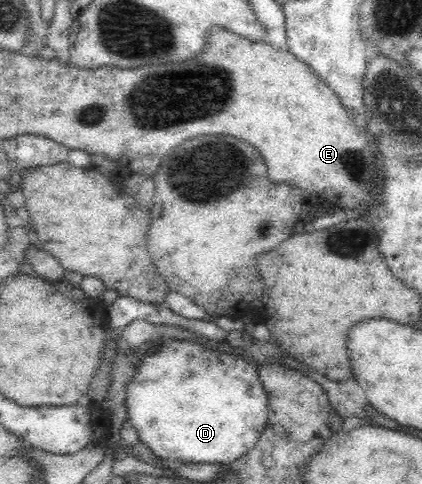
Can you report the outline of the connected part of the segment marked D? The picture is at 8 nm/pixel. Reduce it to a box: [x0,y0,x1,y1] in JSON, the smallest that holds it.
[125,340,269,465]

